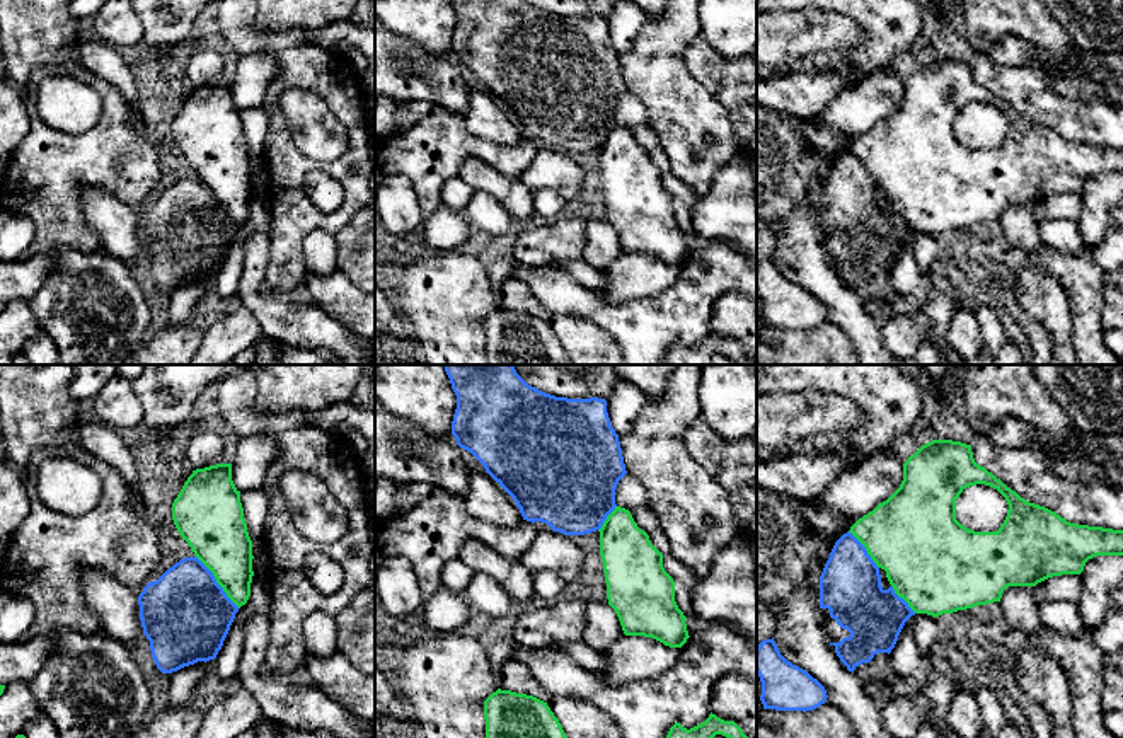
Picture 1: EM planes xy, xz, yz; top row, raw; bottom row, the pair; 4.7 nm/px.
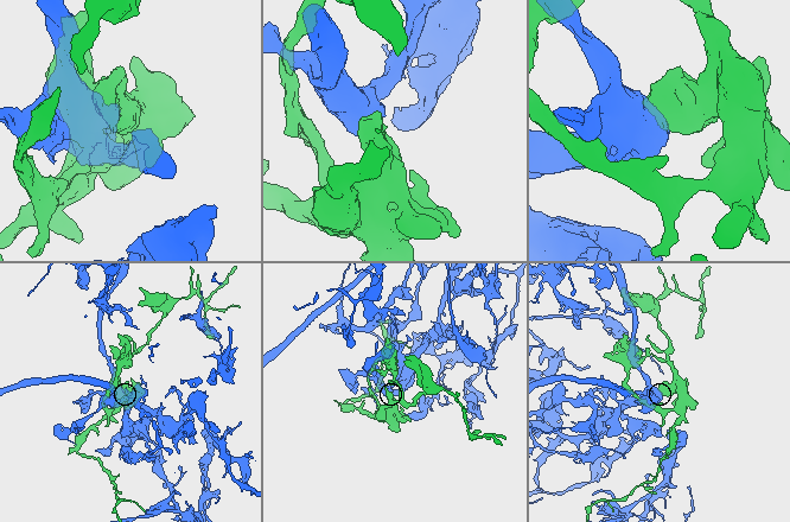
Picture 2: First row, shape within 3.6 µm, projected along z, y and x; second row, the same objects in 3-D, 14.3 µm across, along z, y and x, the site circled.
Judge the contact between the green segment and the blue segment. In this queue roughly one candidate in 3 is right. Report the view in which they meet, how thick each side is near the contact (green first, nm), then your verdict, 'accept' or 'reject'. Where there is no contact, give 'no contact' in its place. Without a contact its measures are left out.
xy | 300/420 nm | reject

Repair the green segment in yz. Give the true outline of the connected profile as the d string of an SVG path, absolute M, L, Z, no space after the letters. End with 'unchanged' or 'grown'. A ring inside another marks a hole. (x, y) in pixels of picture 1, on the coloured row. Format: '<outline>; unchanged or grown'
M932 440L903 464L900 487L849 530L867 551L895 593L915 614L939 617L1000 602L1009 586L1036 586L1062 574L1080 574L1096 556L1123 556L1123 530L1070 523L1029 503L973 458L971 445ZM976 484L997 489L1009 510L997 532L975 532L956 520L956 499Z; unchanged

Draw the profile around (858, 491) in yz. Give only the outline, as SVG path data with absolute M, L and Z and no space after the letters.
M888 448L840 474L815 501L847 518L850 527L886 501L903 481L903 460Z

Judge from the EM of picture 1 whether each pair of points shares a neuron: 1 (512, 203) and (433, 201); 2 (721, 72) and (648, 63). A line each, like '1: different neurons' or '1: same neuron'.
1: different neurons
2: different neurons

